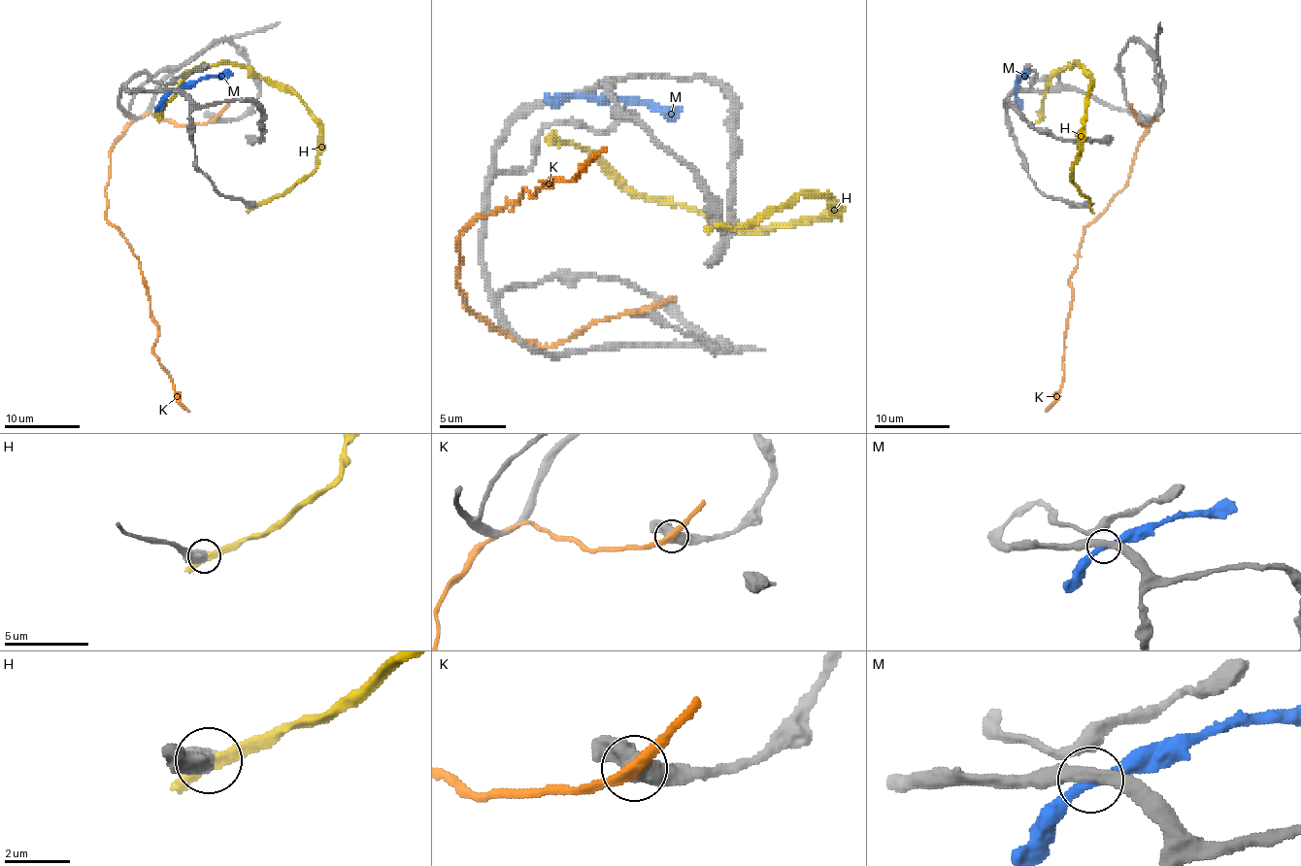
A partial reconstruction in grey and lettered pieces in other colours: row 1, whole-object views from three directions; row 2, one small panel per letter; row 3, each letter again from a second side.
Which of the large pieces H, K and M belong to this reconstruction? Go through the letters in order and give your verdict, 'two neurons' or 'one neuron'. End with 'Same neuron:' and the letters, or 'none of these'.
H: two neurons
K: two neurons
M: two neurons
Same neuron: none of these

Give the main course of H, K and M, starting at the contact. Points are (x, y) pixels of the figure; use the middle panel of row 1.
H: (721, 227), (748, 227), (801, 193), (834, 207), (791, 227), (721, 230), (698, 211), (645, 200), (552, 130)
K: (649, 310), (549, 347), (466, 303), (455, 280), (459, 233), (542, 181), (572, 181), (605, 148)
M: (575, 97), (621, 97), (668, 108), (678, 117)

